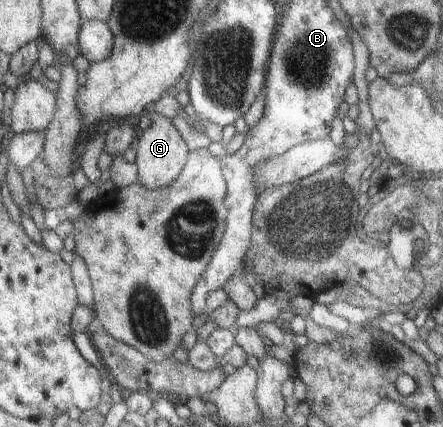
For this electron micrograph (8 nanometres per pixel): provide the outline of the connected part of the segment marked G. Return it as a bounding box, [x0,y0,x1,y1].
[135,112,191,190]

